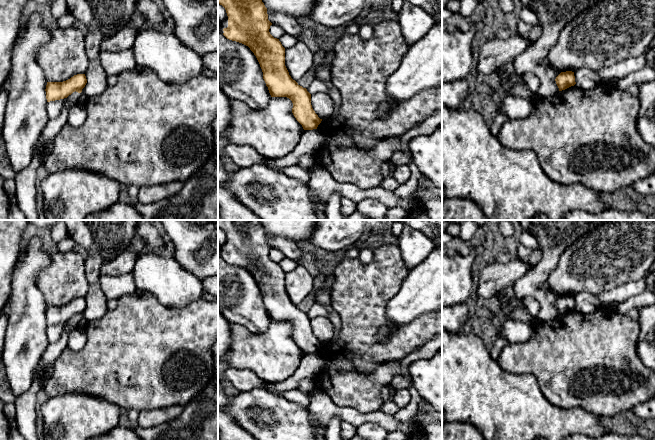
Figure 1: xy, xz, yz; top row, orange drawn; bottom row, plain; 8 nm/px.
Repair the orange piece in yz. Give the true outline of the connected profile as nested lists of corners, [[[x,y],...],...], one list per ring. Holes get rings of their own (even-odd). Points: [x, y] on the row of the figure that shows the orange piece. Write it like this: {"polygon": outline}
{"polygon": [[[566,71],[561,72],[555,79],[559,91],[565,90],[576,84],[574,72]]]}

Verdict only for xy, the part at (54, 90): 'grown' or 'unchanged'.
unchanged

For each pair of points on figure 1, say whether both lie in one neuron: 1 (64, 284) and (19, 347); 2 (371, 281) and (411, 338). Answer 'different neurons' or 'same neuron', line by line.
1: different neurons
2: same neuron

